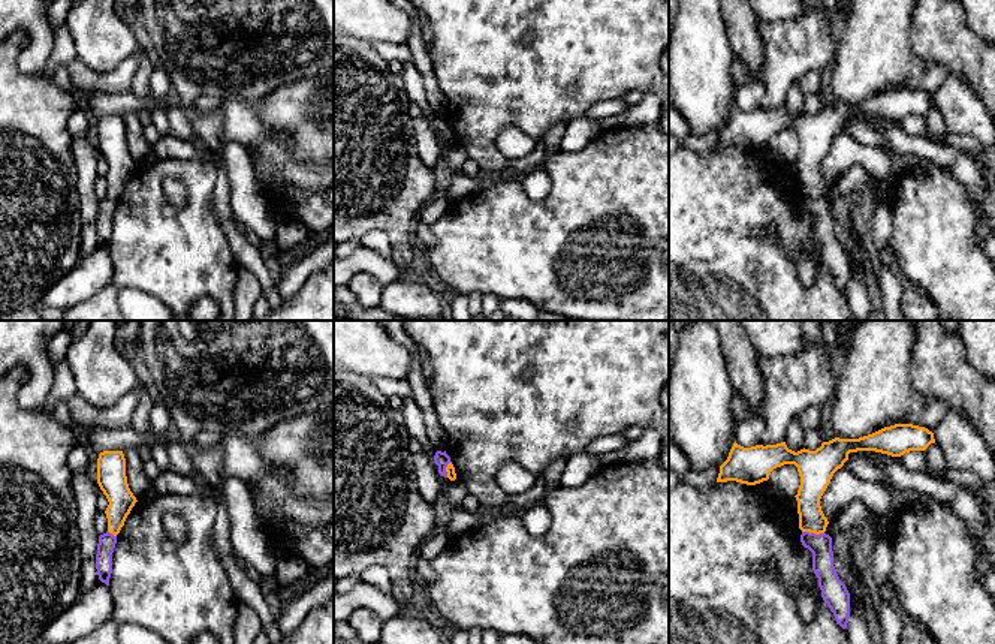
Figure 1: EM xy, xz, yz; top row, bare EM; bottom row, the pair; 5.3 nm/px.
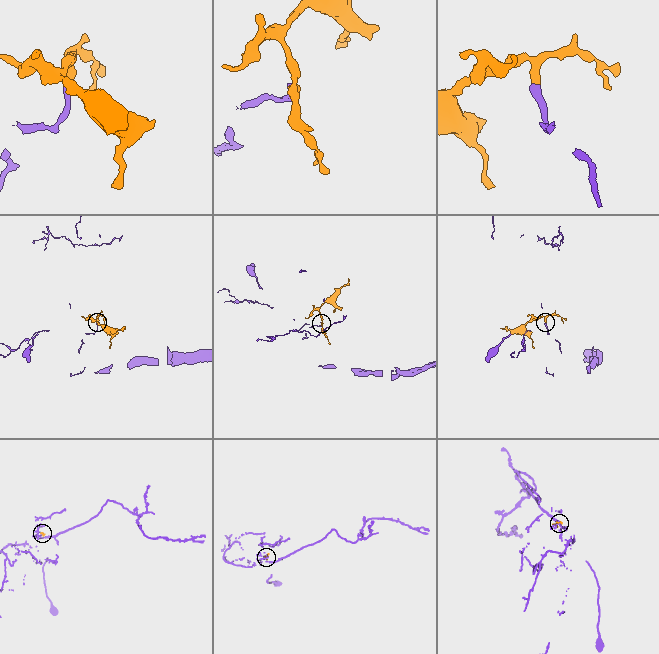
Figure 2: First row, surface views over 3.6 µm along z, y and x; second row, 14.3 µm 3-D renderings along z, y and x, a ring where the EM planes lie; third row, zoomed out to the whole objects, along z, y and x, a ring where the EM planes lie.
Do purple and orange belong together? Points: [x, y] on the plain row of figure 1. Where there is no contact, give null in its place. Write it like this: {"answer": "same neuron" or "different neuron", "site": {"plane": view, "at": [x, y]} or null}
{"answer": "different neuron", "site": {"plane": "yz", "at": [813, 198]}}

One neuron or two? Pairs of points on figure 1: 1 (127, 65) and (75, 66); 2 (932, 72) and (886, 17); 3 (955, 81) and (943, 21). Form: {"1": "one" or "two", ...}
{"1": "one", "2": "one", "3": "two"}

